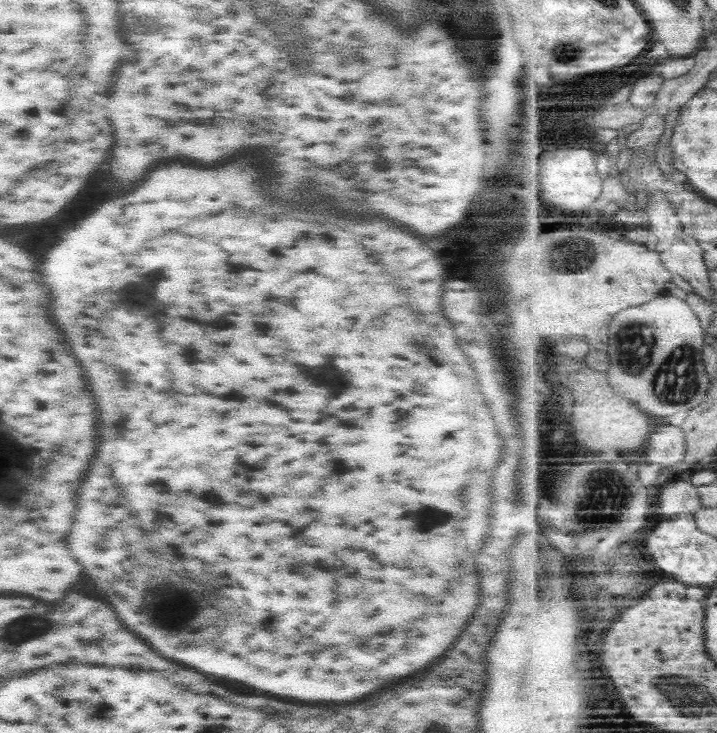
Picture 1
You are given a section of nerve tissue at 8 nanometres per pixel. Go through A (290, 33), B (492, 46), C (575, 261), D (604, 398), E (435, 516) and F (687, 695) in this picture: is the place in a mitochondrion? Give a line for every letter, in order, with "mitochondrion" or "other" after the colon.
A: mitochondrion
B: mitochondrion
C: mitochondrion
D: other
E: mitochondrion
F: mitochondrion

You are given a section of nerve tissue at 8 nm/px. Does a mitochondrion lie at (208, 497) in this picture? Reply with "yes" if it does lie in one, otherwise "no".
yes

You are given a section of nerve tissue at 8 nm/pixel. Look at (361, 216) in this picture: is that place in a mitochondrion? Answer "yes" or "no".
no

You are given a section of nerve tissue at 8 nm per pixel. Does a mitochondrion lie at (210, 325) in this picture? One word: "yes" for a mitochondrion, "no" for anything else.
yes

